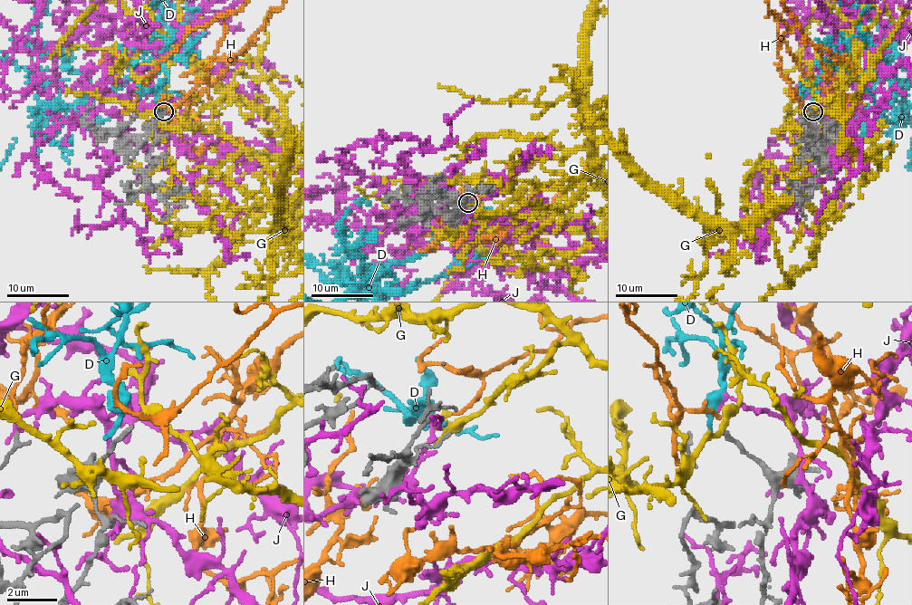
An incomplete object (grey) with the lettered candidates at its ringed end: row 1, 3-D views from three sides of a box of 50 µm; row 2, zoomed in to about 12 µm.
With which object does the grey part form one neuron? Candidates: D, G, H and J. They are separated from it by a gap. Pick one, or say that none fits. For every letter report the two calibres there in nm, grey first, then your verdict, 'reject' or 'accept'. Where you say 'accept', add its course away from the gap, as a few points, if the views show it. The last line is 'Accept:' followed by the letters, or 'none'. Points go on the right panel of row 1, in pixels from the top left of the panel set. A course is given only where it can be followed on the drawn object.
D: 130 nm thick on the grey side, 600 nm on the other; reject
G: 130 nm thick on the grey side, 300 nm on the other; reject
H: 130 nm thick on the grey side, 130 nm on the other; accept
J: 130 nm thick on the grey side, 120 nm on the other; reject
Accept: H

